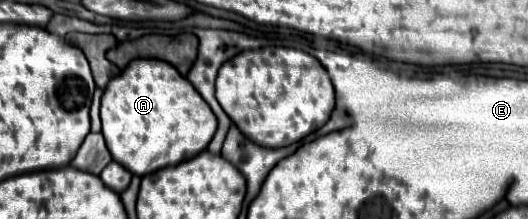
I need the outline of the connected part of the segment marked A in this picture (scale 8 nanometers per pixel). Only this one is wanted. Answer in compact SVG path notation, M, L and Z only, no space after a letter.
M133 59L121 75L107 83L101 99L101 123L113 161L139 177L193 159L207 149L217 129L211 107L195 87L173 65L159 59Z

